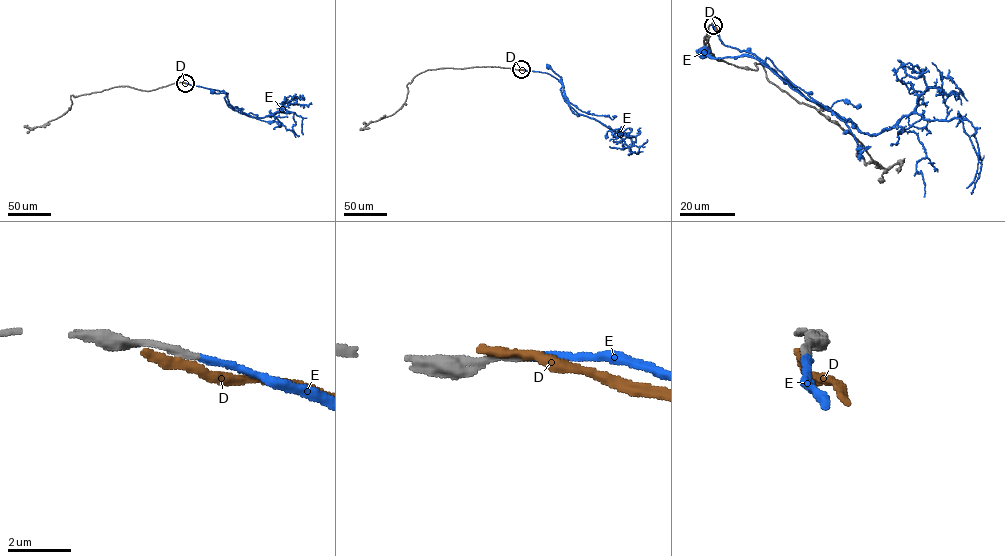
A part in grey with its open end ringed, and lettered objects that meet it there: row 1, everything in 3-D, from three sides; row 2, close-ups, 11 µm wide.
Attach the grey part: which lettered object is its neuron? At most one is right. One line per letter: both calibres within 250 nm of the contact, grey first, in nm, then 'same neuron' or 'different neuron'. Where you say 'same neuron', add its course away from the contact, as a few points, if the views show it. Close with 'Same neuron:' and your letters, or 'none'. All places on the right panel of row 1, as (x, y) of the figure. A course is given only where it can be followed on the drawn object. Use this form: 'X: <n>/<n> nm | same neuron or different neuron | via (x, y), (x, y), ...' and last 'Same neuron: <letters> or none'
D: 320/420 nm | different neuron
E: 280/240 nm | same neuron | via (713, 25), (723, 44), (763, 60), (768, 58), (812, 100), (793, 90), (757, 59), (713, 58), (704, 53)
Same neuron: E

